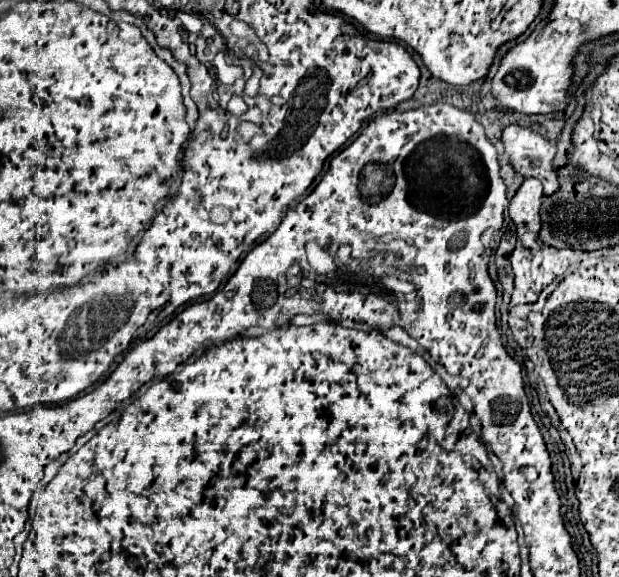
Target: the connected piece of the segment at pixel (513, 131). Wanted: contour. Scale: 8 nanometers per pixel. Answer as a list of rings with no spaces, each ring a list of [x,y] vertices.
[[[510,124],[502,130],[502,144],[506,154],[510,156],[510,164],[516,174],[536,176],[542,182],[546,196],[558,190],[560,184],[552,166],[556,146],[552,142],[532,132],[530,128]]]

